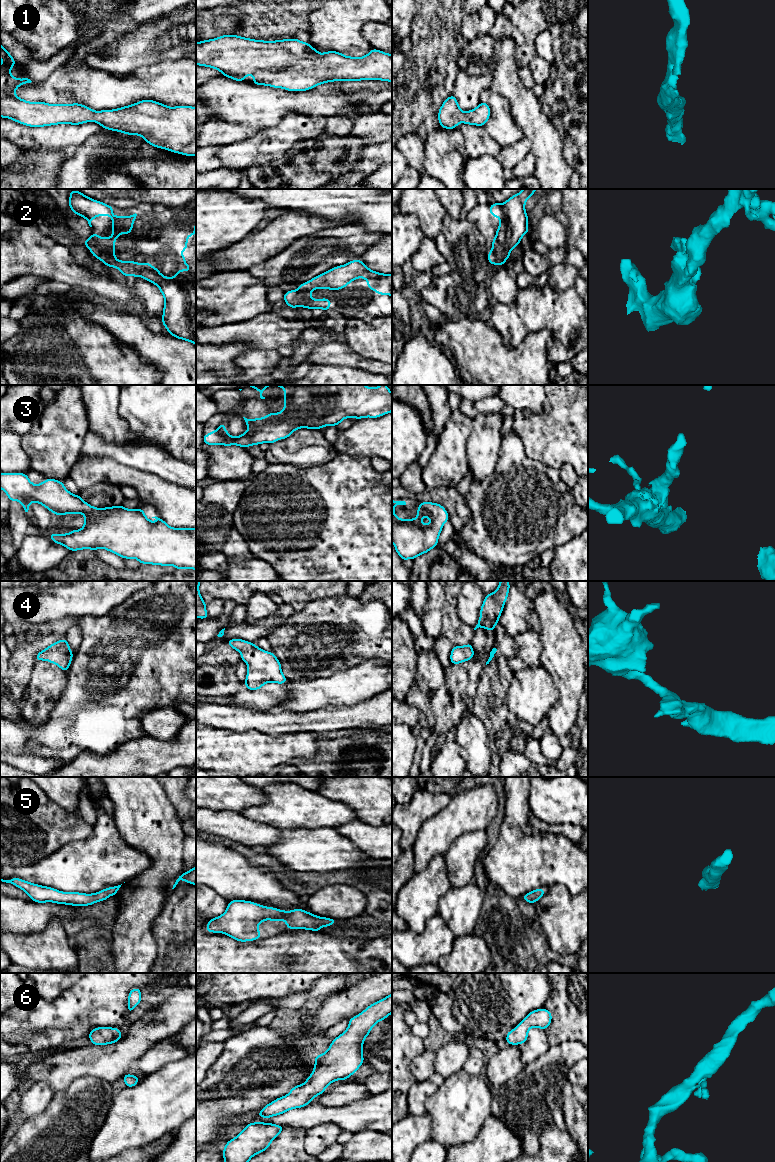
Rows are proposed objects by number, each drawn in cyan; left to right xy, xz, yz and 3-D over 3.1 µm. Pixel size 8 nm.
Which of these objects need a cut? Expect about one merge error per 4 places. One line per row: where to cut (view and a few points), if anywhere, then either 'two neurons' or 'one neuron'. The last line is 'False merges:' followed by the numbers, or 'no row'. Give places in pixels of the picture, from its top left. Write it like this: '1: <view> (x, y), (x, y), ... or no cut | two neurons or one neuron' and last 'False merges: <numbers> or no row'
1: no cut | one neuron
2: no cut | one neuron
3: no cut | one neuron
4: no cut | one neuron
5: no cut | one neuron
6: no cut | one neuron
False merges: no row

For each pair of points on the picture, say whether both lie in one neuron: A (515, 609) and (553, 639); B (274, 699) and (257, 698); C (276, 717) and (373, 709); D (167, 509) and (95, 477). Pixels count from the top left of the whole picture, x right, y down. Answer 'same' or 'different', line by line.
A: different
B: same
C: same
D: same

